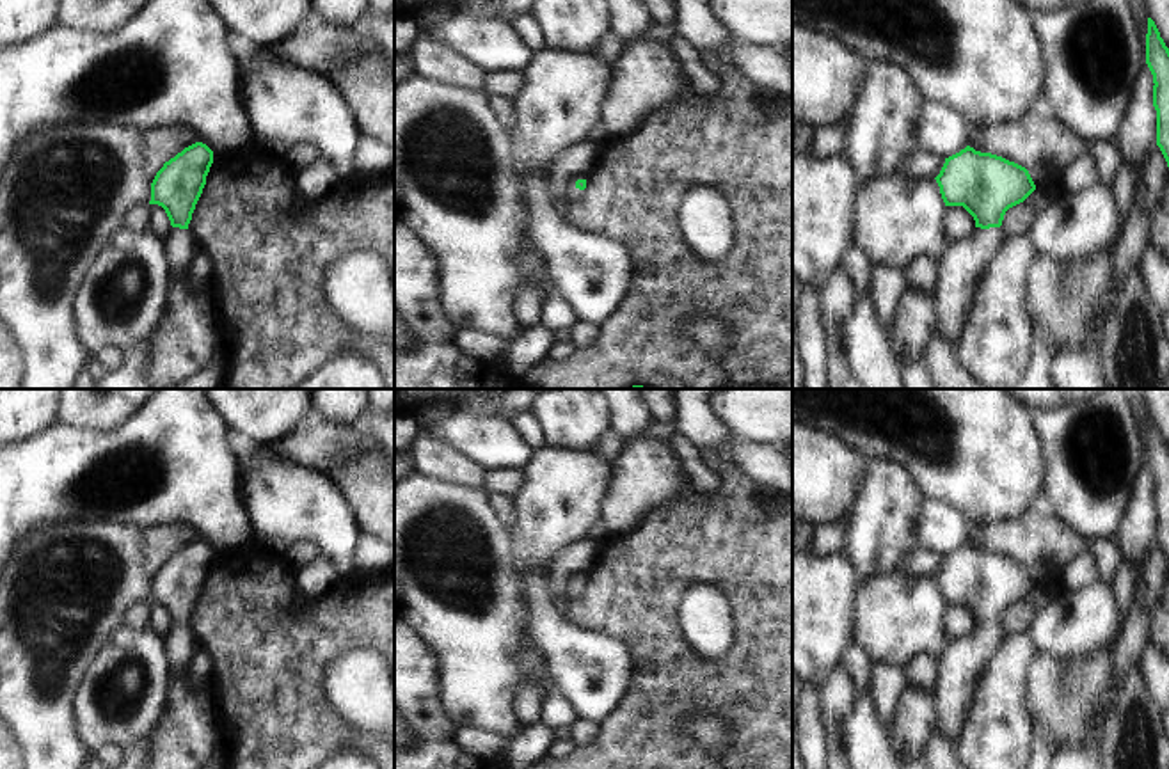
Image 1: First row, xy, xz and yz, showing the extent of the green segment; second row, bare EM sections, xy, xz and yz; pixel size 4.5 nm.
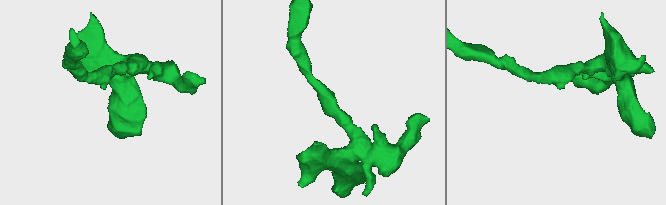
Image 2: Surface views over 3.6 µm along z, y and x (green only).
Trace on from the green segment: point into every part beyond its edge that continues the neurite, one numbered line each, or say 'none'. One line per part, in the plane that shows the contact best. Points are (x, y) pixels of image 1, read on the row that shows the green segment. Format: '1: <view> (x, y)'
1: xz (571, 190)

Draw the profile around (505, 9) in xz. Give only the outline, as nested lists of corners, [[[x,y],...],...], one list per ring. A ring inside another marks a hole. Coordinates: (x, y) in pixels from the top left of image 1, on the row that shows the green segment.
[[[462,0],[453,4],[433,4],[428,7],[457,9],[478,16],[492,16],[505,21],[512,21],[519,14],[526,14],[533,0]]]

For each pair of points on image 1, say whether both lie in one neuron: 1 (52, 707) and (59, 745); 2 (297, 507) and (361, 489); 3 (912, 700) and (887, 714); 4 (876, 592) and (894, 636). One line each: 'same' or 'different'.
1: same
2: different
3: different
4: same

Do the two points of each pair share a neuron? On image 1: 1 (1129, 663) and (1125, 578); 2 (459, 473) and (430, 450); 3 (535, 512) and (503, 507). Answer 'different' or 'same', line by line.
1: different
2: same
3: different

